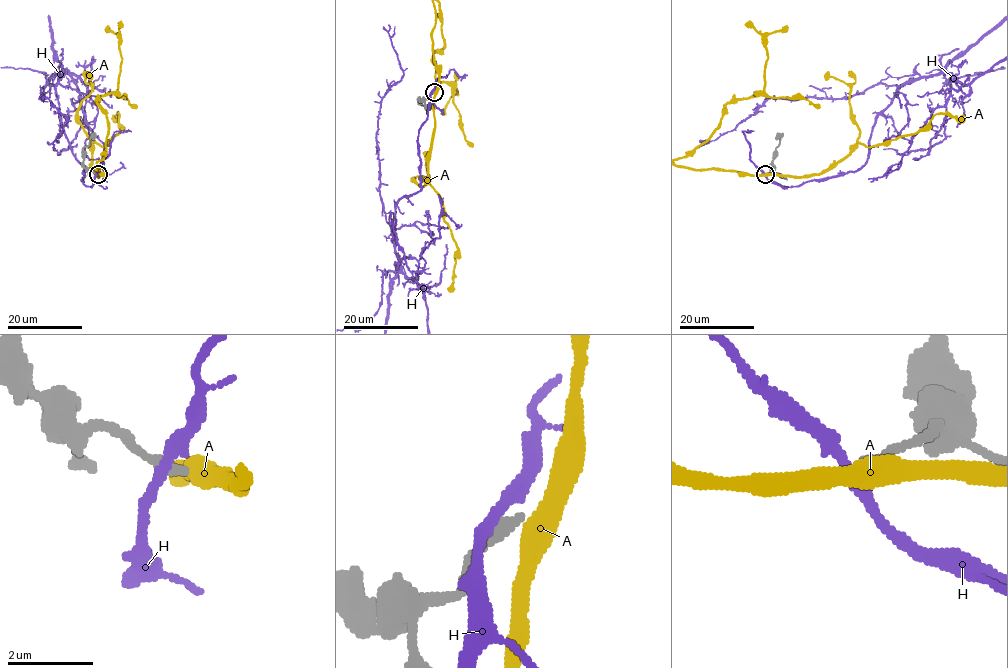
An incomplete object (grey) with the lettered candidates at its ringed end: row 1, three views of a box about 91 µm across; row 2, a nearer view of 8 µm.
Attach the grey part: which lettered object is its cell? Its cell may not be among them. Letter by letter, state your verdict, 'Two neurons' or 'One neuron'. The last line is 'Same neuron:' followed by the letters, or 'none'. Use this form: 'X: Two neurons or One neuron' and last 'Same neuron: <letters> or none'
A: Two neurons
H: Two neurons
Same neuron: none

